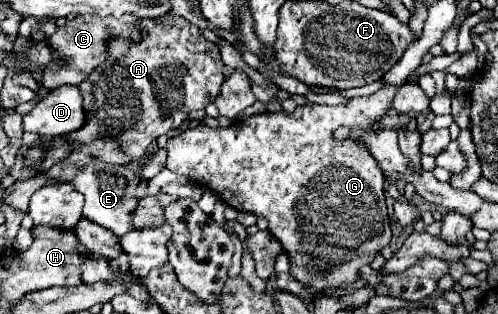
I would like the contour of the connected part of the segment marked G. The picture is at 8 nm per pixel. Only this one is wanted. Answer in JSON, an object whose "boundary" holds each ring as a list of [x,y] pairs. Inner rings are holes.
{"boundary":[[[384,86],[370,96],[350,98],[344,106],[306,104],[298,106],[292,114],[284,110],[262,112],[228,128],[212,130],[210,126],[194,124],[168,140],[166,168],[210,188],[238,212],[250,212],[256,218],[268,220],[268,232],[282,244],[290,258],[292,278],[304,284],[316,298],[340,298],[336,290],[360,280],[360,268],[370,264],[388,246],[392,230],[384,202],[384,174],[378,170],[378,162],[358,138],[350,136],[344,142],[336,142],[334,132],[338,128],[378,130],[376,122],[392,108],[396,90],[398,86]]]}

